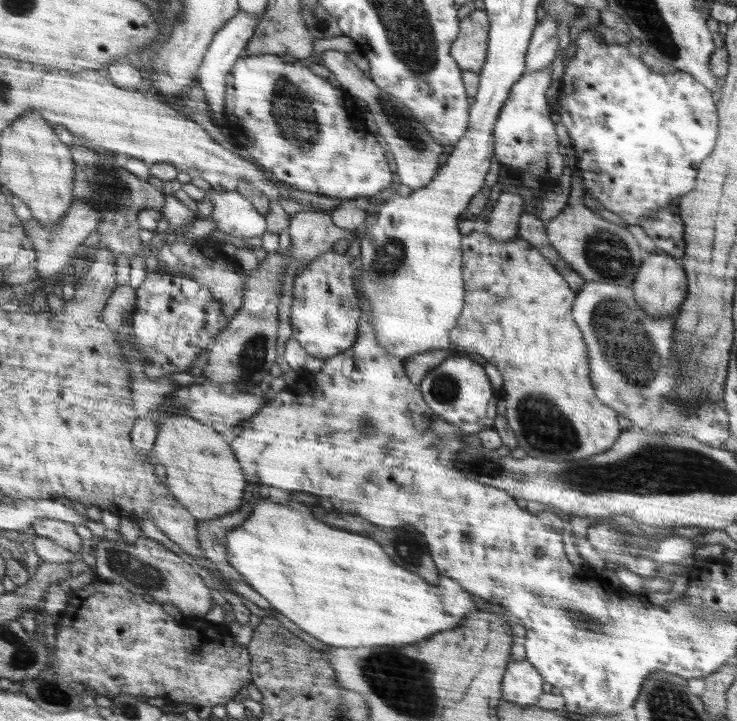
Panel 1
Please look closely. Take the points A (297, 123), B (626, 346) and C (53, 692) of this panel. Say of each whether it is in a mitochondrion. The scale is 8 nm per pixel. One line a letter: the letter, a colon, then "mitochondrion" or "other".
A: mitochondrion
B: mitochondrion
C: mitochondrion

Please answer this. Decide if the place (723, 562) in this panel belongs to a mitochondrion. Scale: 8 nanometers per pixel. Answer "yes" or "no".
no

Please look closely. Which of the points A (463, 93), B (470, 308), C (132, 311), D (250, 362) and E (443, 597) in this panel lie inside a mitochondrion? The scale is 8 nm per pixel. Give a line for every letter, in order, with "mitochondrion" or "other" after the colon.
A: other
B: other
C: other
D: mitochondrion
E: other

